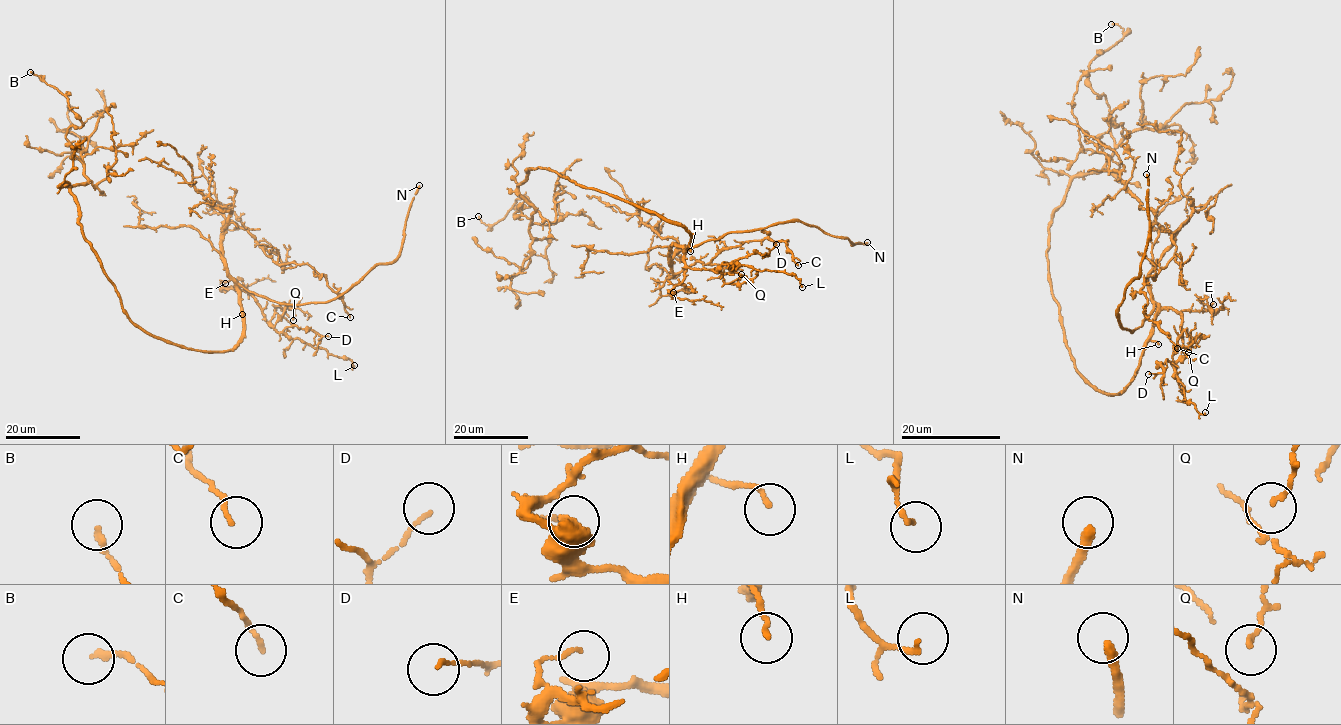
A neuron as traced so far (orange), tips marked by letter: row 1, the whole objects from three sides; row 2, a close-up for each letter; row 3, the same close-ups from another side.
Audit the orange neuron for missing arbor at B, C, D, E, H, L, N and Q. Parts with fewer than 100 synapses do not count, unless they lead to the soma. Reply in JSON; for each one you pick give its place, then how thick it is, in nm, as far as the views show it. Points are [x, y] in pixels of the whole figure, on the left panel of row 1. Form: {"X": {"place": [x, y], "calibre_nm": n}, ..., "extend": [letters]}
{"N": {"place": [419, 185], "calibre_nm": 280}, "extend": ["N"]}

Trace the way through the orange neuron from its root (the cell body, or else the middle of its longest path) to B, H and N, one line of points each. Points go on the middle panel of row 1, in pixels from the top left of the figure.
B: (620, 200), (536, 167), (519, 185), (532, 218), (513, 214), (531, 205), (523, 198), (492, 224), (478, 216)
H: (620, 200), (676, 221), (691, 236), (690, 251)
N: (620, 200), (676, 221), (691, 236), (685, 249), (729, 233), (796, 221), (846, 237), (853, 244), (867, 242)

